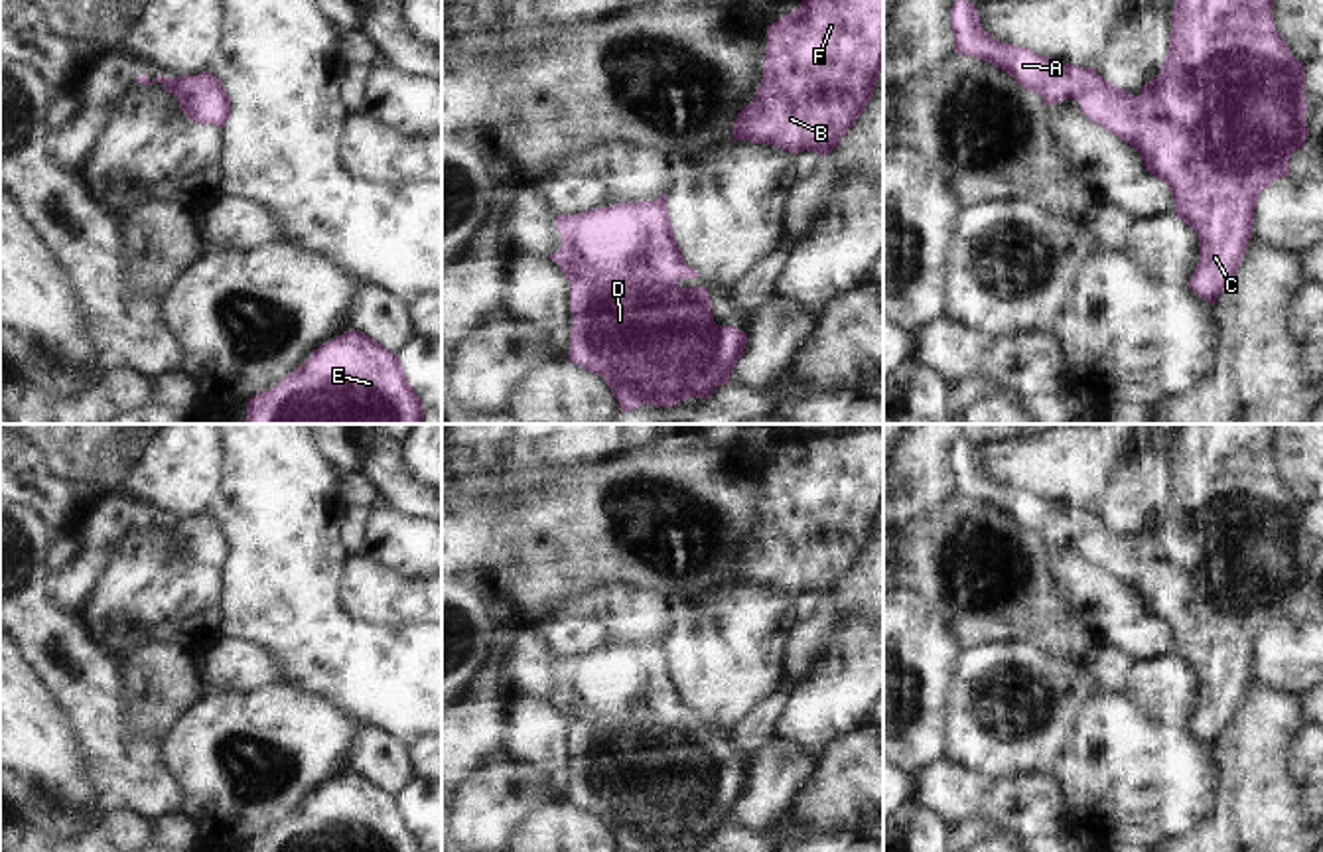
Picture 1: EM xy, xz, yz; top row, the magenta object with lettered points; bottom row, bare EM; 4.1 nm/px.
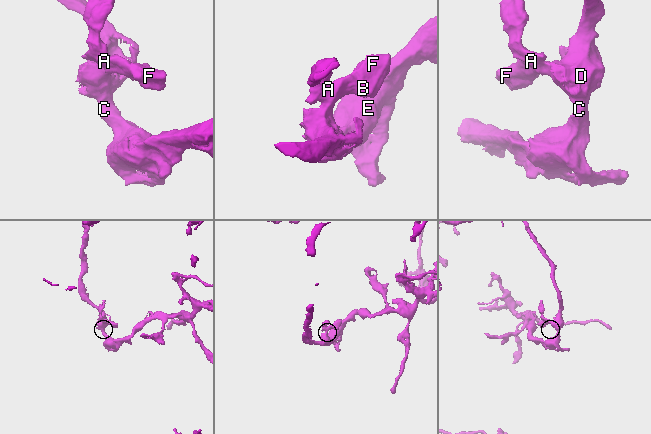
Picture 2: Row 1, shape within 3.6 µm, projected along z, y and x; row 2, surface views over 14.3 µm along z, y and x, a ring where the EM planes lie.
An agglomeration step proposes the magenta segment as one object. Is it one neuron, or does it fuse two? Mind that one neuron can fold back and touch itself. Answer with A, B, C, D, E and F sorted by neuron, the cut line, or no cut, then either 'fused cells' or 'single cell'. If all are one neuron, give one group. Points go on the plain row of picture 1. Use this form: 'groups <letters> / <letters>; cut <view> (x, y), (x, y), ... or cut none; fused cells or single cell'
groups A B C D E F; cut none; single cell

